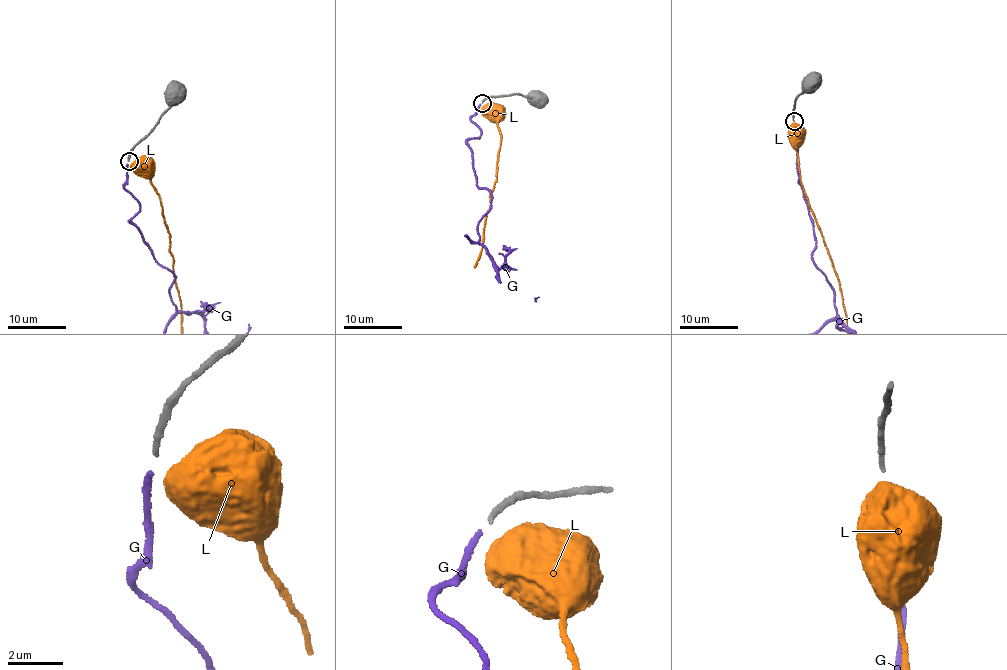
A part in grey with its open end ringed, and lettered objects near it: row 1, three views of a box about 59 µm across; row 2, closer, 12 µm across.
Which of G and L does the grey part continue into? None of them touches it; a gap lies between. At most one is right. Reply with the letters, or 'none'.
G

